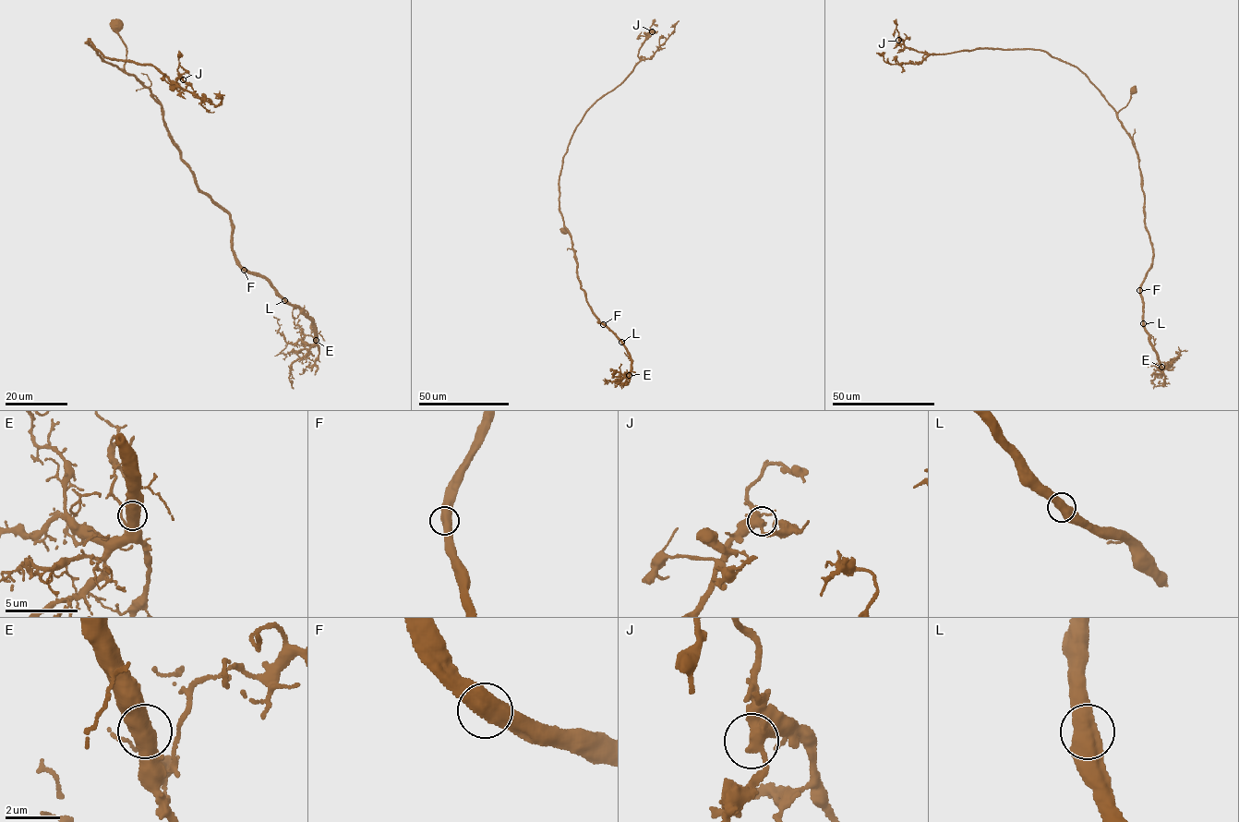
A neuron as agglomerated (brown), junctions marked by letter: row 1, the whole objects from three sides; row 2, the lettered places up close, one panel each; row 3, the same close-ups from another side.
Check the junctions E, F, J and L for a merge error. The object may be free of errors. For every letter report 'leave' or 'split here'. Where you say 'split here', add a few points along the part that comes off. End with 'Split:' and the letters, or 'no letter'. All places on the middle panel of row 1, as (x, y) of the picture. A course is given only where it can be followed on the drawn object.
E: leave
F: leave
J: leave
L: leave
Split: no letter

